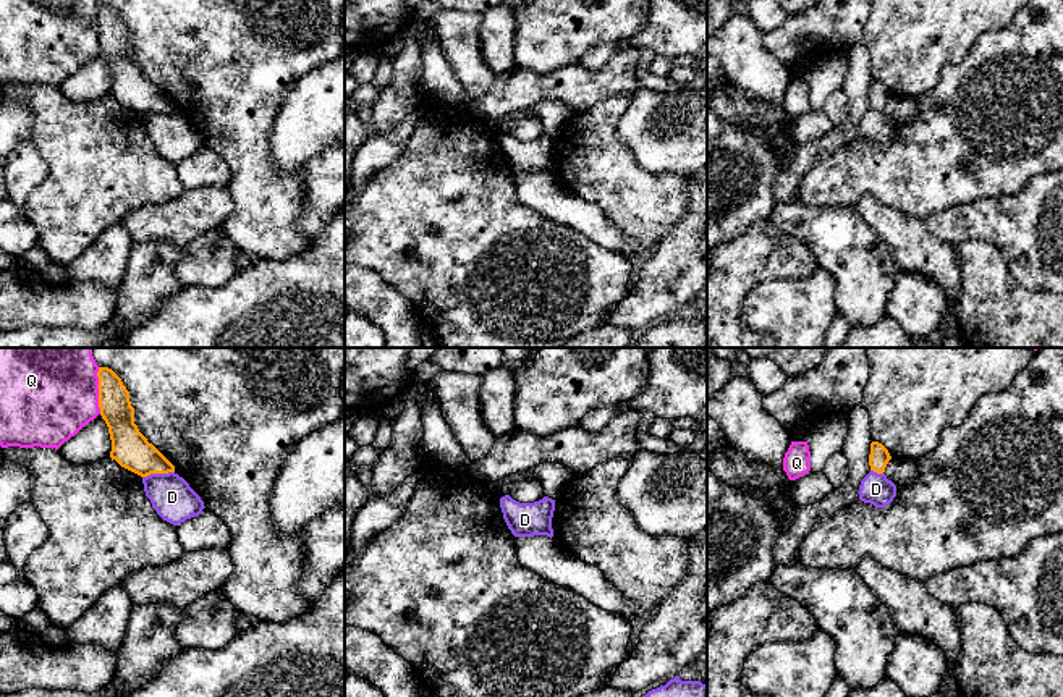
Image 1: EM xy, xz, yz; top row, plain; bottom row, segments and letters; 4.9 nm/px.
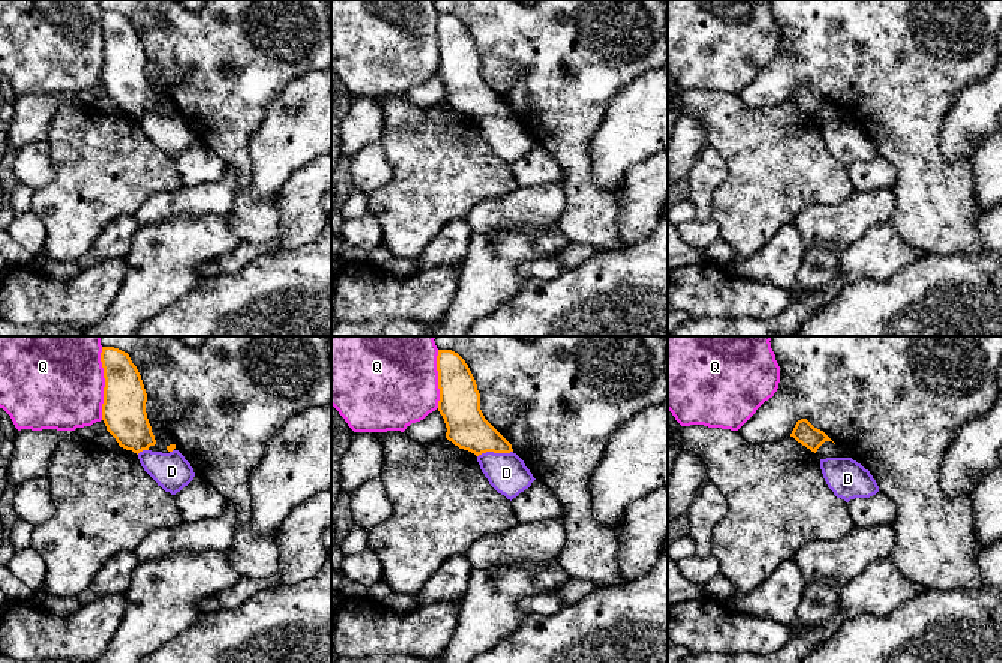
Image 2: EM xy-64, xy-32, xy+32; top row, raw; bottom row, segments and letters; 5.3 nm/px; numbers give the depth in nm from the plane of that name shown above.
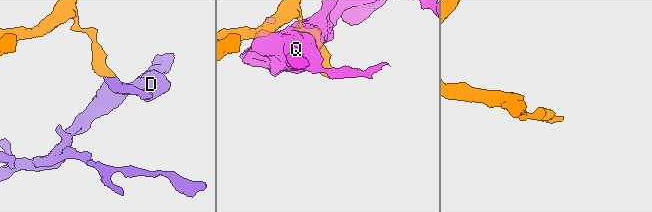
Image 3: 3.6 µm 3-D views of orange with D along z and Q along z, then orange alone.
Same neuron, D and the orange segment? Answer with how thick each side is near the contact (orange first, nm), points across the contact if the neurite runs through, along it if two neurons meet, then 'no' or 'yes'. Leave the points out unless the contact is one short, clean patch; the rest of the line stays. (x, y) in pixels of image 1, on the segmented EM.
calibres 190 and 200 nm; border xy (173, 471), (143, 477); no

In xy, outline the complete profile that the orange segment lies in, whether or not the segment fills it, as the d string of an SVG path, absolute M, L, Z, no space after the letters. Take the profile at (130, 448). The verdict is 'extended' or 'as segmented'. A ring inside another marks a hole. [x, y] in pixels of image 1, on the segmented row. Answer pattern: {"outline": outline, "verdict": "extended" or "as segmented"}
{"outline": "M99 367L97 377L100 416L112 440L110 458L141 477L175 472L175 466L134 424L134 408L121 378L108 367Z", "verdict": "as segmented"}

